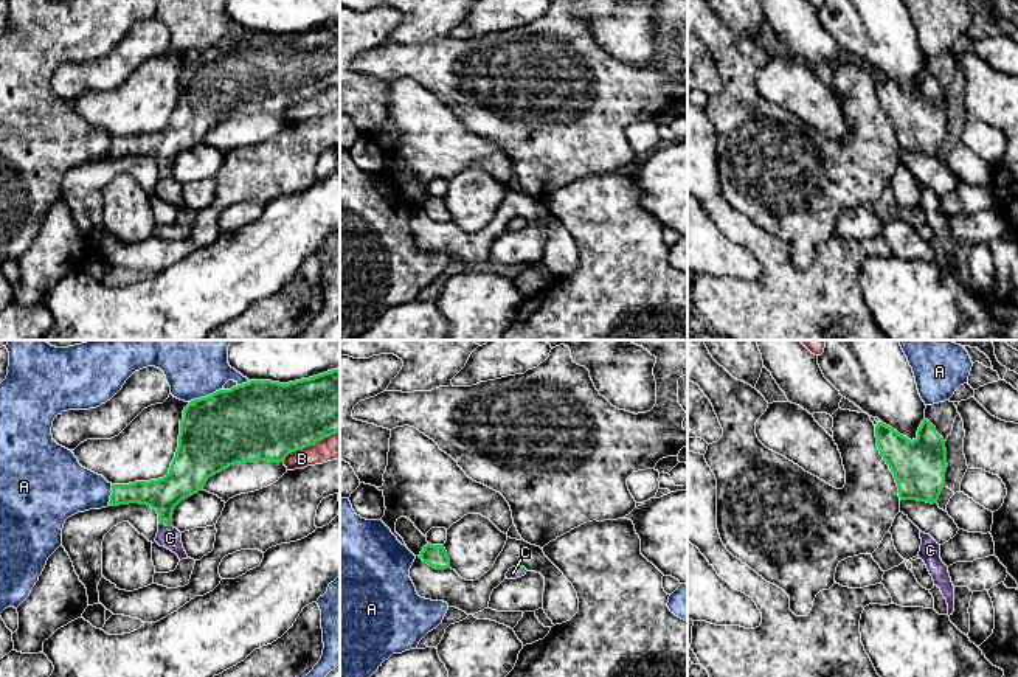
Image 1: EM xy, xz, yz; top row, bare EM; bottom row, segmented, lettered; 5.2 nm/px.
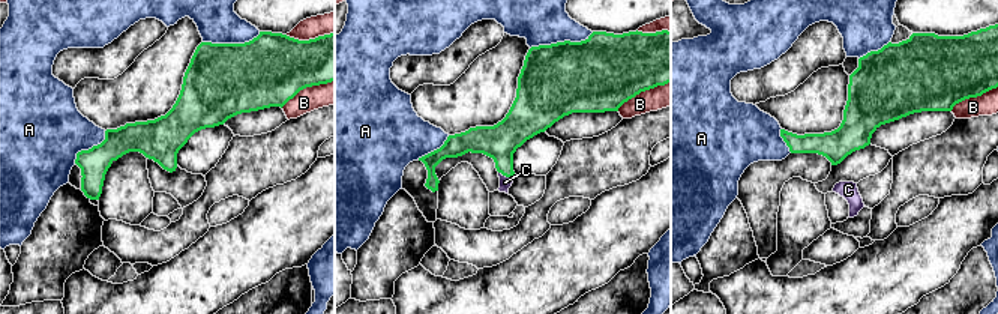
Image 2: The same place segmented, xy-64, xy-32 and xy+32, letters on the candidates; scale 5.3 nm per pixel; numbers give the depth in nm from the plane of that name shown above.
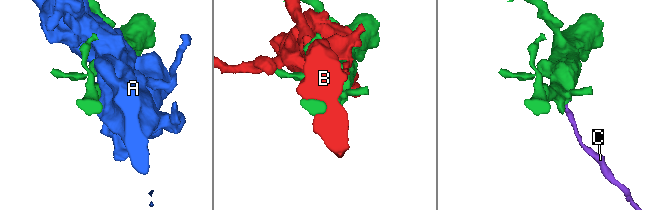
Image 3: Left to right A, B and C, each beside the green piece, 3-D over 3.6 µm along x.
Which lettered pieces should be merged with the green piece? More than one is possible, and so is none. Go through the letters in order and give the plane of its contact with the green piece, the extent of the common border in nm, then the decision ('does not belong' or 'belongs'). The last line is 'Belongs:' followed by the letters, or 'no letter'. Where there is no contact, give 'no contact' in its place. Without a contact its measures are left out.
A: xy | 180 nm | does not belong
B: xy | 340 nm | does not belong
C: xy | 80 nm | belongs
Belongs: C

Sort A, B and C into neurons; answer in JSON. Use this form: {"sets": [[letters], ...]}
{"sets": [["A"], ["B"], ["C"]]}

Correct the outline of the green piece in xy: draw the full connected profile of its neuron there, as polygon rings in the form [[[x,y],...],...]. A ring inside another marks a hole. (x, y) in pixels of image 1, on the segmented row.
[[[332,370],[309,379],[289,384],[272,380],[250,380],[230,390],[219,390],[206,398],[191,401],[183,410],[180,421],[178,447],[169,472],[158,480],[112,484],[110,506],[140,503],[147,505],[158,514],[158,533],[155,542],[175,553],[178,559],[188,559],[182,543],[182,533],[172,526],[175,506],[203,489],[209,477],[237,463],[284,463],[286,457],[300,449],[340,433],[340,371]]]

